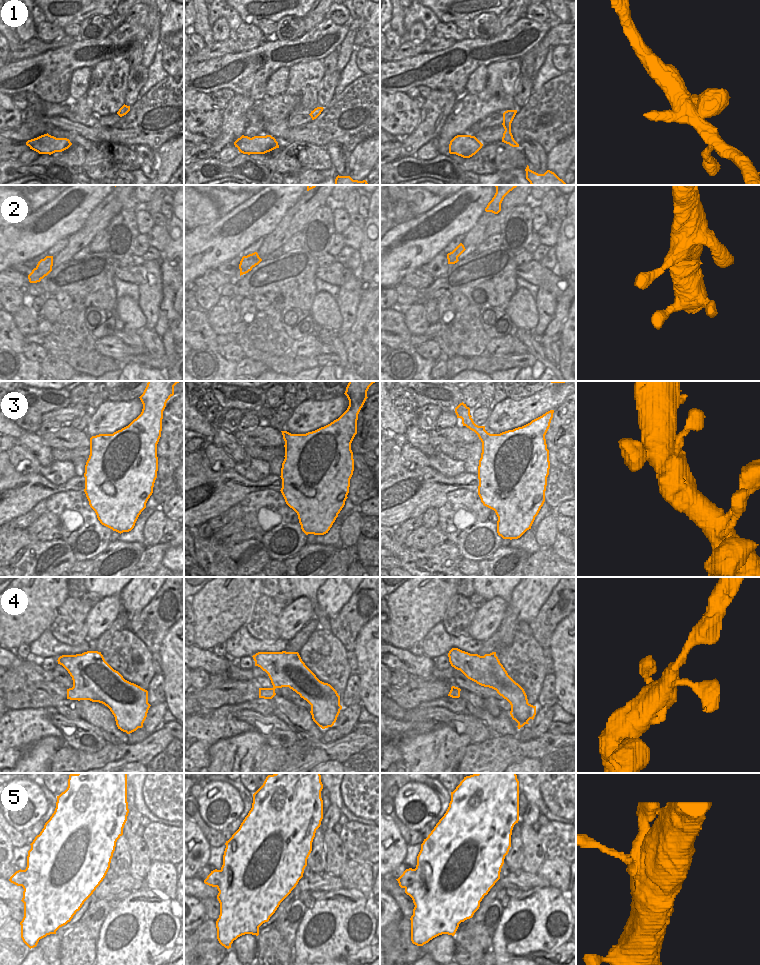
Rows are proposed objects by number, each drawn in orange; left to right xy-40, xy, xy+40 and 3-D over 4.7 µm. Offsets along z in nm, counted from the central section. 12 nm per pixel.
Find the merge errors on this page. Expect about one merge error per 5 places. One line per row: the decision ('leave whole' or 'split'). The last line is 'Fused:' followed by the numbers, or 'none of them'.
1: leave whole
2: leave whole
3: leave whole
4: leave whole
5: split
Fused: 5

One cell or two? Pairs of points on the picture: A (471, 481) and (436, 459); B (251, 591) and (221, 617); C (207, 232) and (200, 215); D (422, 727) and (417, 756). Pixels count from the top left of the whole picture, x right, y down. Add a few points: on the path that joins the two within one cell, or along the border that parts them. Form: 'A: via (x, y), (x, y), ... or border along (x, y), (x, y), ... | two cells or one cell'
A: border along (436, 469), (450, 477), (463, 472), (477, 476) | two cells
B: via (244, 596), (228, 611) | one cell
C: border along (220, 216), (194, 228) | two cells
D: border along (440, 724), (423, 733), (406, 731), (399, 742) | two cells

